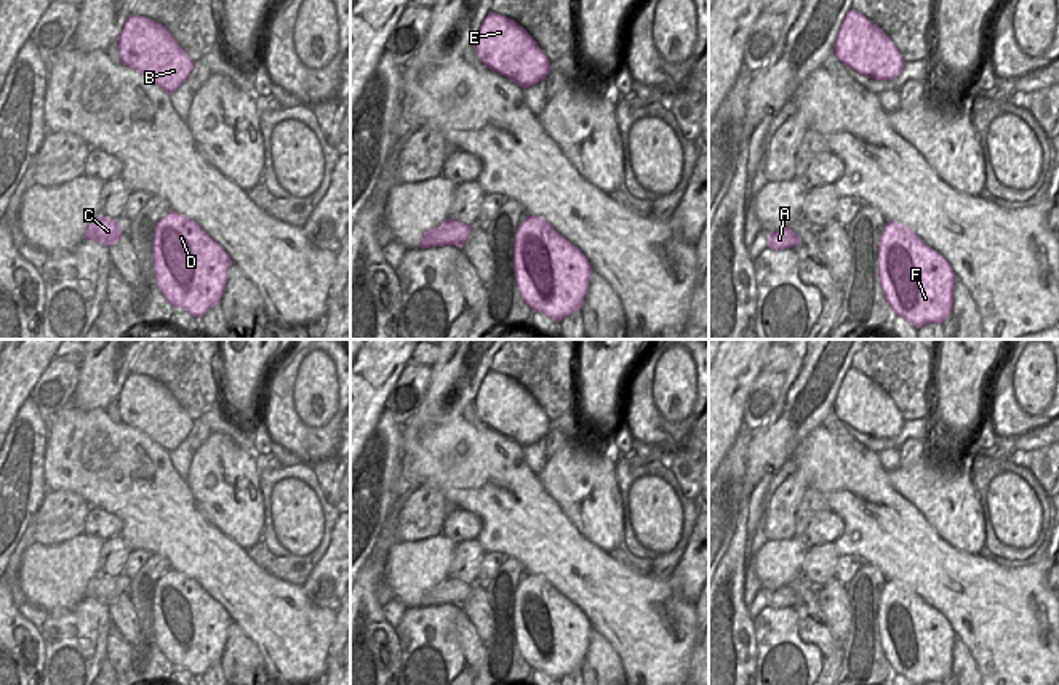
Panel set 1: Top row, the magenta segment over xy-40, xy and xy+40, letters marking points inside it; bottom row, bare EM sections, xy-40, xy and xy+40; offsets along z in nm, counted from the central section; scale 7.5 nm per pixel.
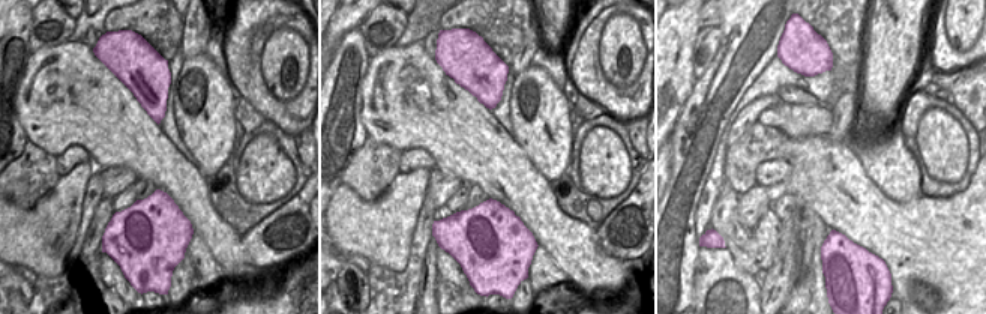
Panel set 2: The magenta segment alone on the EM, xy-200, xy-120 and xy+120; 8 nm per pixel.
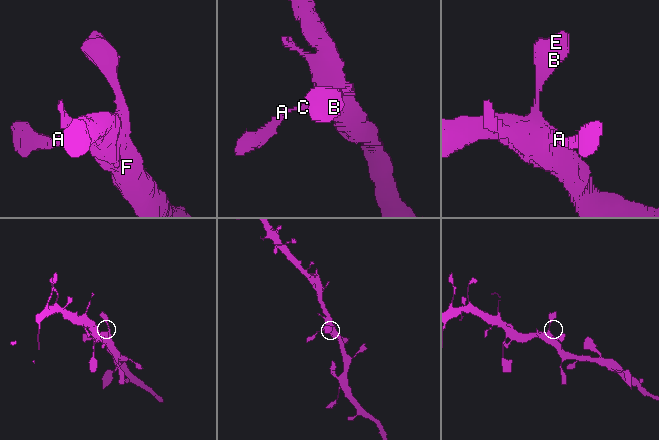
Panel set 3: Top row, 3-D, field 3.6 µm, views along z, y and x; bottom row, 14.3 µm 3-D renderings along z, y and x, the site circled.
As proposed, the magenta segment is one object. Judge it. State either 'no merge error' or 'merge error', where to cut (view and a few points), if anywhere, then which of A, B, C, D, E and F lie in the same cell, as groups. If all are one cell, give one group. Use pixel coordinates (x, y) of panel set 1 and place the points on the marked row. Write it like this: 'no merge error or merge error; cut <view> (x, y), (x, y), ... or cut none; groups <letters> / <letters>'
no merge error; cut none; groups A B C D E F

